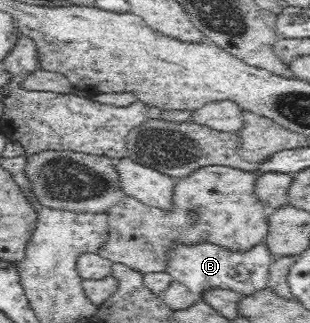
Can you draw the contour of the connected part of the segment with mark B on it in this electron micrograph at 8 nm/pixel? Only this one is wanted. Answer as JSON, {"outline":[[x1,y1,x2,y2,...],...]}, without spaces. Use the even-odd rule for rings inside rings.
{"outline":[[172,240,166,247,163,258,164,271,186,287,192,295,202,297,203,292,211,288,223,288,250,296,267,287,269,268,274,255,269,252,264,241,250,245,248,250,226,249,220,244,206,240,191,241,190,244]]}

